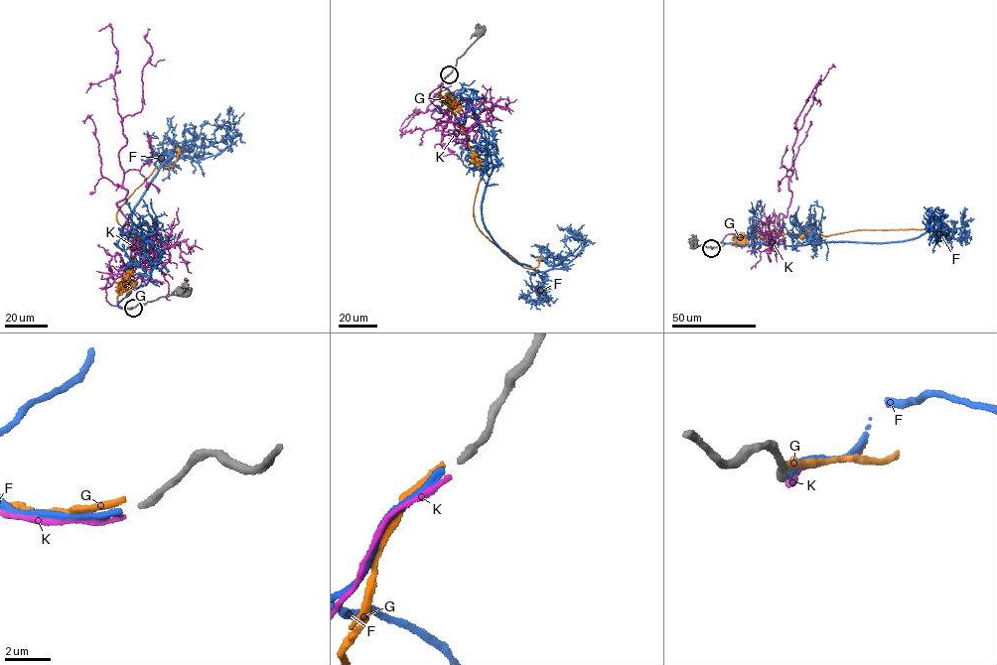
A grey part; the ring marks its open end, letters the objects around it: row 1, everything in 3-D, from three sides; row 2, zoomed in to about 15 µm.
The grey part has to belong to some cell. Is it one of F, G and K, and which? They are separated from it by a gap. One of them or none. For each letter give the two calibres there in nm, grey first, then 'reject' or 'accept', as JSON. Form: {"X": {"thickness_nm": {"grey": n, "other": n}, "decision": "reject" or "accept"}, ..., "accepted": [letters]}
{"F": {"thickness_nm": {"grey": 320, "other": 320}, "decision": "accept"}, "G": {"thickness_nm": {"grey": 320, "other": 280}, "decision": "reject"}, "K": {"thickness_nm": {"grey": 320, "other": 200}, "decision": "reject"}, "accepted": ["F"]}

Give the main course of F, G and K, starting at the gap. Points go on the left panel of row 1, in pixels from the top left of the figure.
F: (132, 308), (117, 304), (145, 285), (153, 241), (122, 227), (172, 157), (197, 161), (229, 147), (219, 113)
G: (132, 307), (119, 307), (116, 297), (140, 234), (124, 228), (116, 213), (156, 167), (173, 166), (182, 142)
K: (132, 308), (111, 305), (105, 289), (131, 245), (116, 203), (127, 193), (117, 53), (112, 29), (98, 31)

